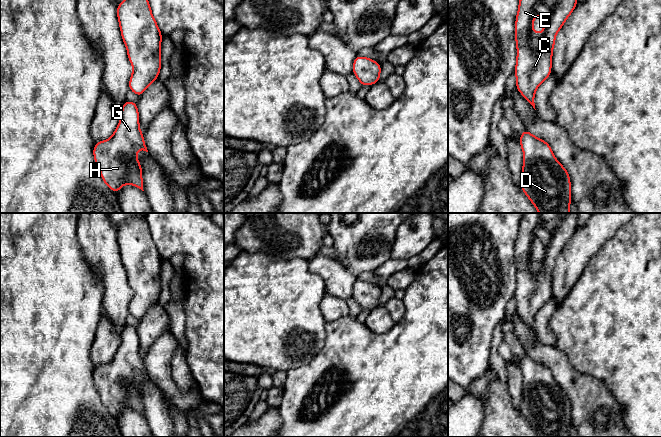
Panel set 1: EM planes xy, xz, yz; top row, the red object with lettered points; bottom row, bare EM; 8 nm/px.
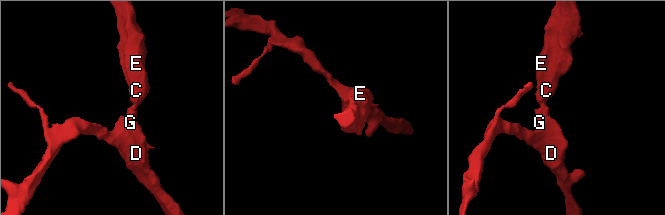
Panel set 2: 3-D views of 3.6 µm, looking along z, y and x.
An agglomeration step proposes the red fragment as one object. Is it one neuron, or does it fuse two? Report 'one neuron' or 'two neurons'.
one neuron

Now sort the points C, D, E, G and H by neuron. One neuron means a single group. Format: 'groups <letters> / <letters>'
groups C D E G H

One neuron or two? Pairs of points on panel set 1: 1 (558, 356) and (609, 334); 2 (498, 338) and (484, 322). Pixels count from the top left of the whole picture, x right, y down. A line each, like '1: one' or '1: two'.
1: two
2: two

